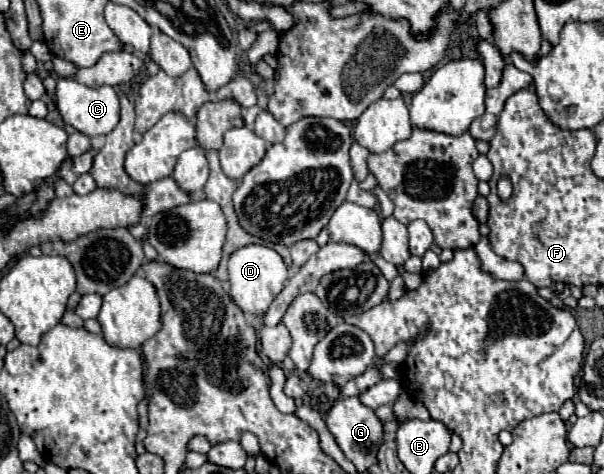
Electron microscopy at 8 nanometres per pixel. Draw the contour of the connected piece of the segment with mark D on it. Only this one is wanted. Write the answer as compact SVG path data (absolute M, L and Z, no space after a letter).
M251 245L235 251L229 259L229 293L233 301L249 315L261 317L267 313L271 301L281 293L287 283L287 265L281 255L263 245Z

